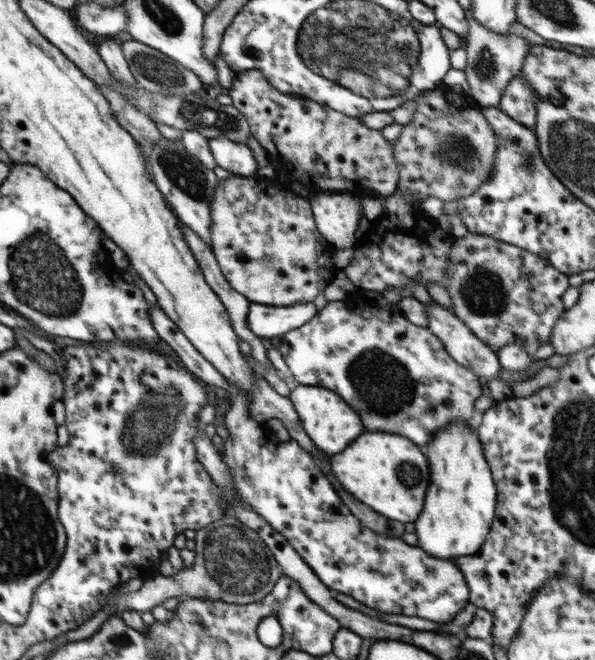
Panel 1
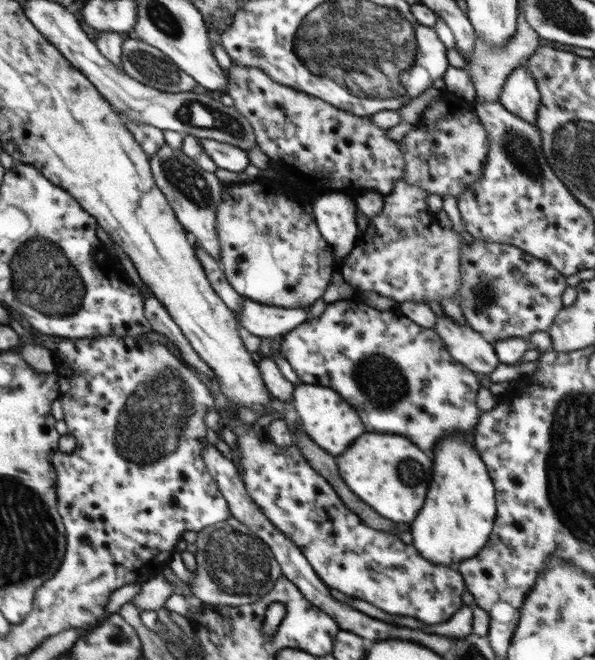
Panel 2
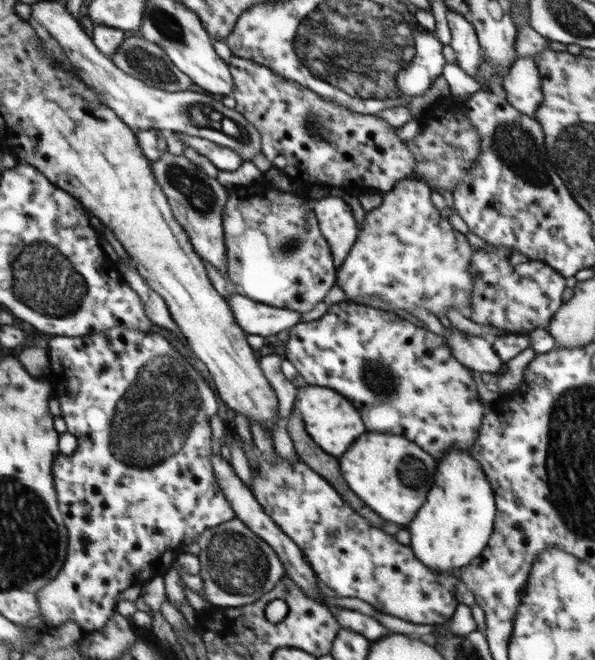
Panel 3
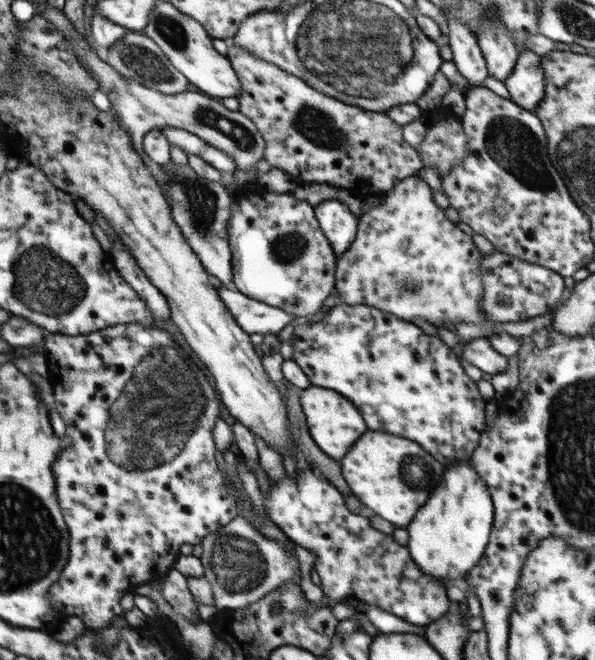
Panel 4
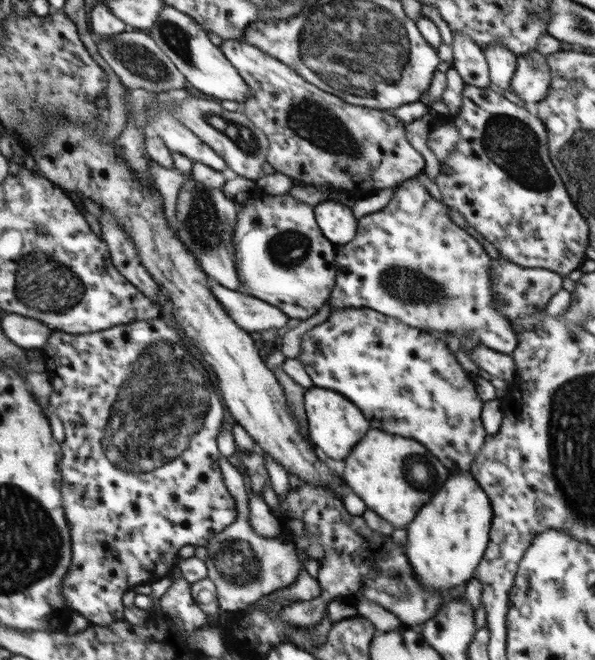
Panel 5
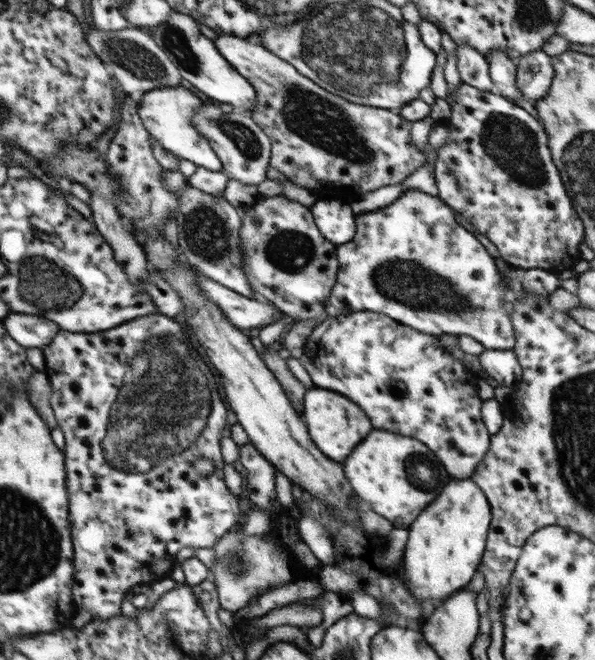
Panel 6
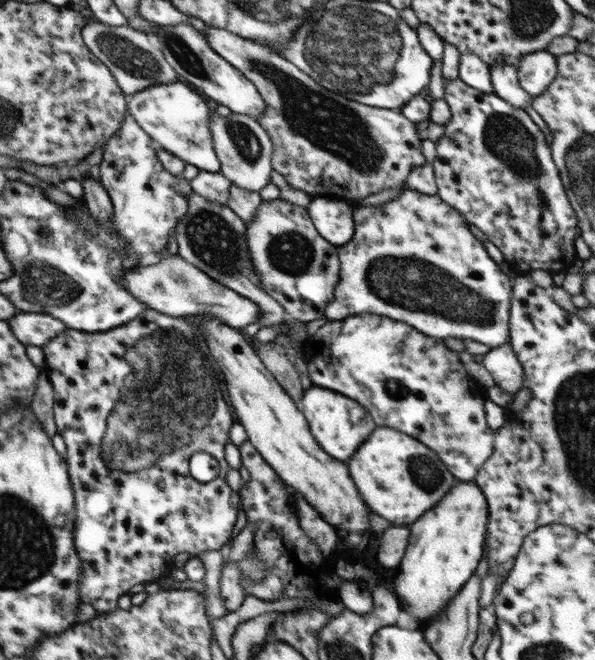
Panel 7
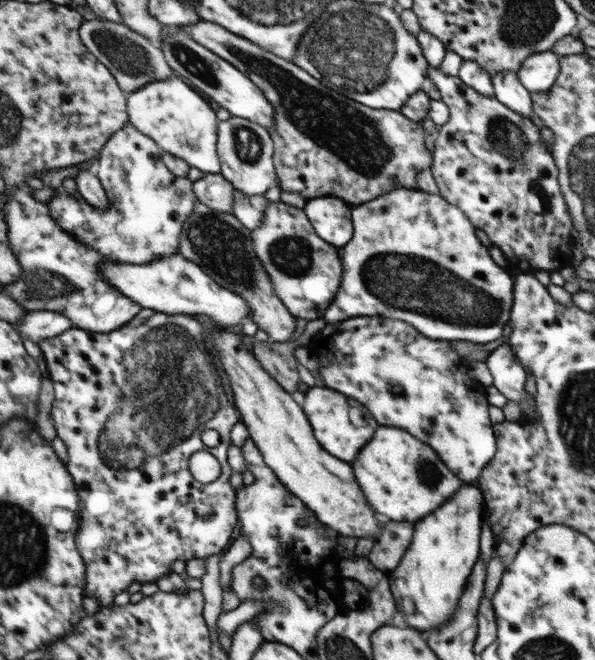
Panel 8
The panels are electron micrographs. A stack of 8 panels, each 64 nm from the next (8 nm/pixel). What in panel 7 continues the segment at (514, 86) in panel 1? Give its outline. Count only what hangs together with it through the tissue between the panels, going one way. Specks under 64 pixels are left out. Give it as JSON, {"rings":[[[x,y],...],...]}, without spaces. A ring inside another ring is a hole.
{"rings":[[[542,50],[524,55],[519,61],[517,78],[520,86],[534,98],[542,94],[556,79],[556,55]]]}

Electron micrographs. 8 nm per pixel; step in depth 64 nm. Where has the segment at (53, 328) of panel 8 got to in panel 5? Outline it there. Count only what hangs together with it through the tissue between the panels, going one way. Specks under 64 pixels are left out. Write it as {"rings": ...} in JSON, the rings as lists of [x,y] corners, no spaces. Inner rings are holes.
{"rings":[[[12,313],[3,315],[1,326],[6,337],[24,350],[41,350],[54,331],[38,320]]]}

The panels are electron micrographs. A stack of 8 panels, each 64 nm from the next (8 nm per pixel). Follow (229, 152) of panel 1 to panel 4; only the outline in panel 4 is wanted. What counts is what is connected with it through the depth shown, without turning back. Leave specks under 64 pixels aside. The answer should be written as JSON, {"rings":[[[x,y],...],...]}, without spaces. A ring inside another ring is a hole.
{"rings":[[[170,125],[160,128],[160,130],[162,134],[165,134],[171,146],[182,148],[186,155],[198,156],[218,171],[236,170],[236,164],[234,164],[234,160],[228,154],[224,154],[218,148],[214,148],[214,146],[202,140],[202,138],[198,138],[195,134]]]}

